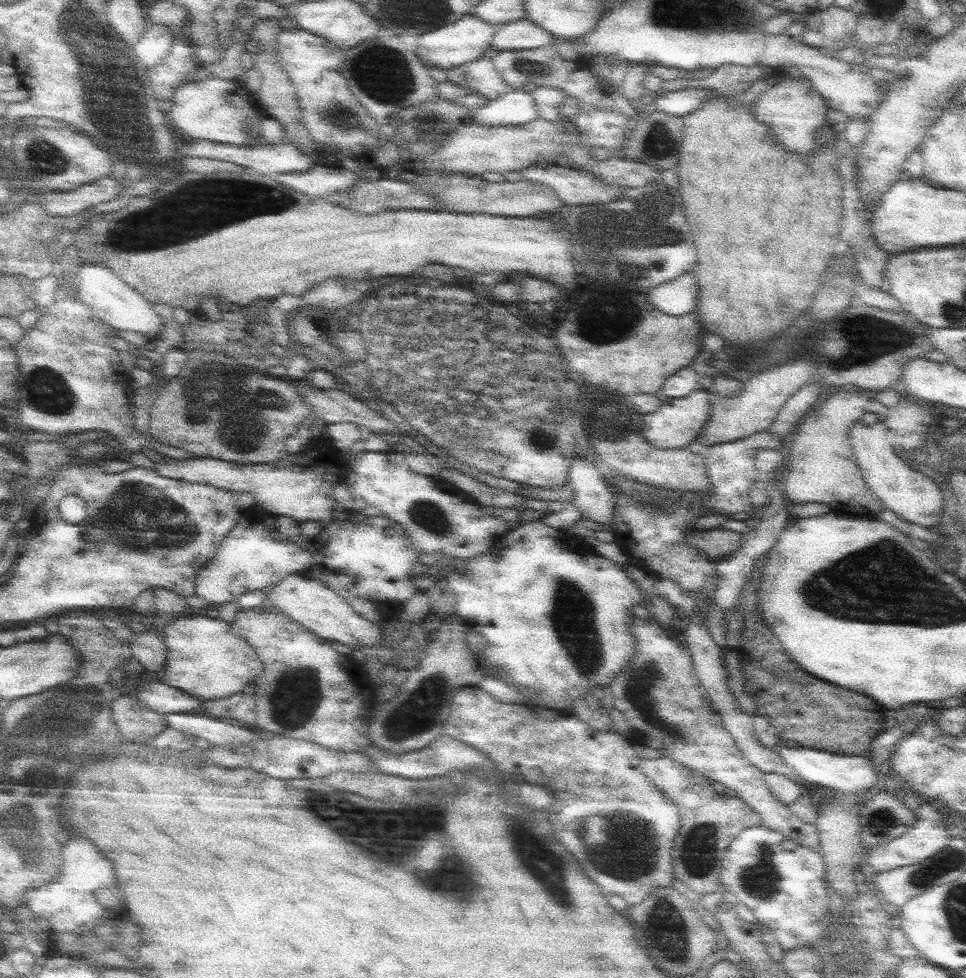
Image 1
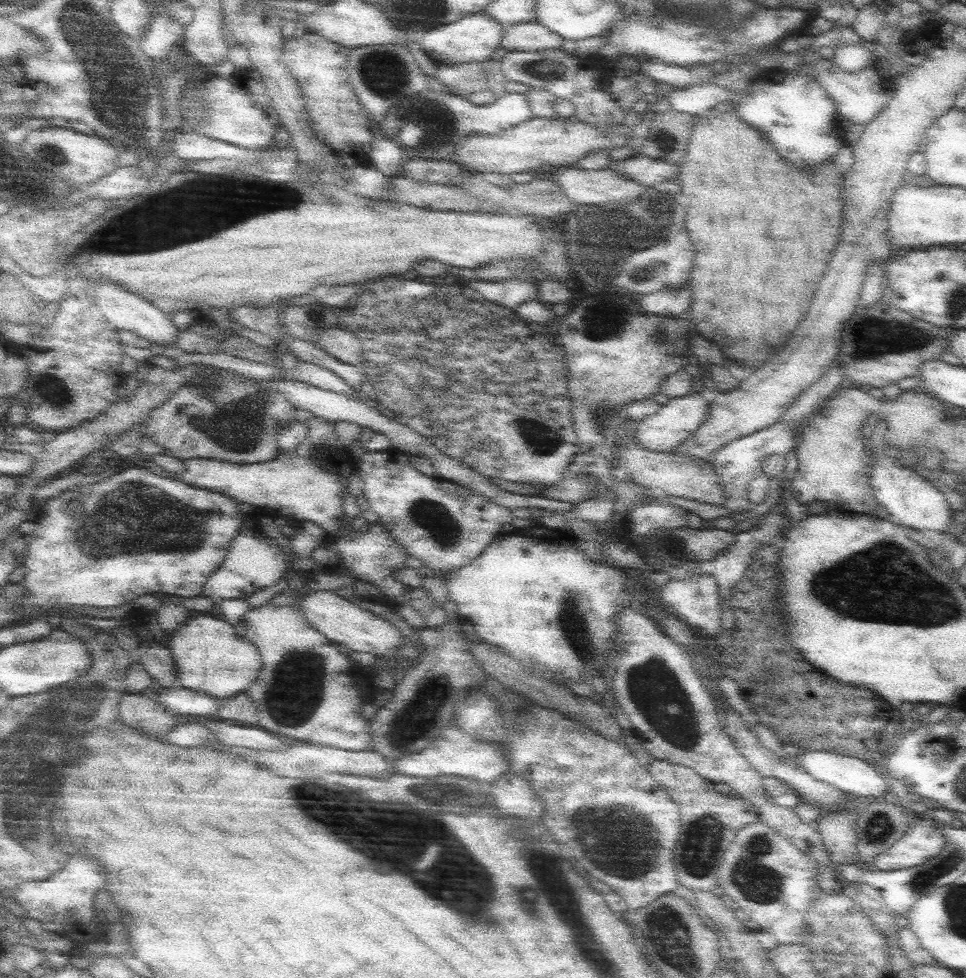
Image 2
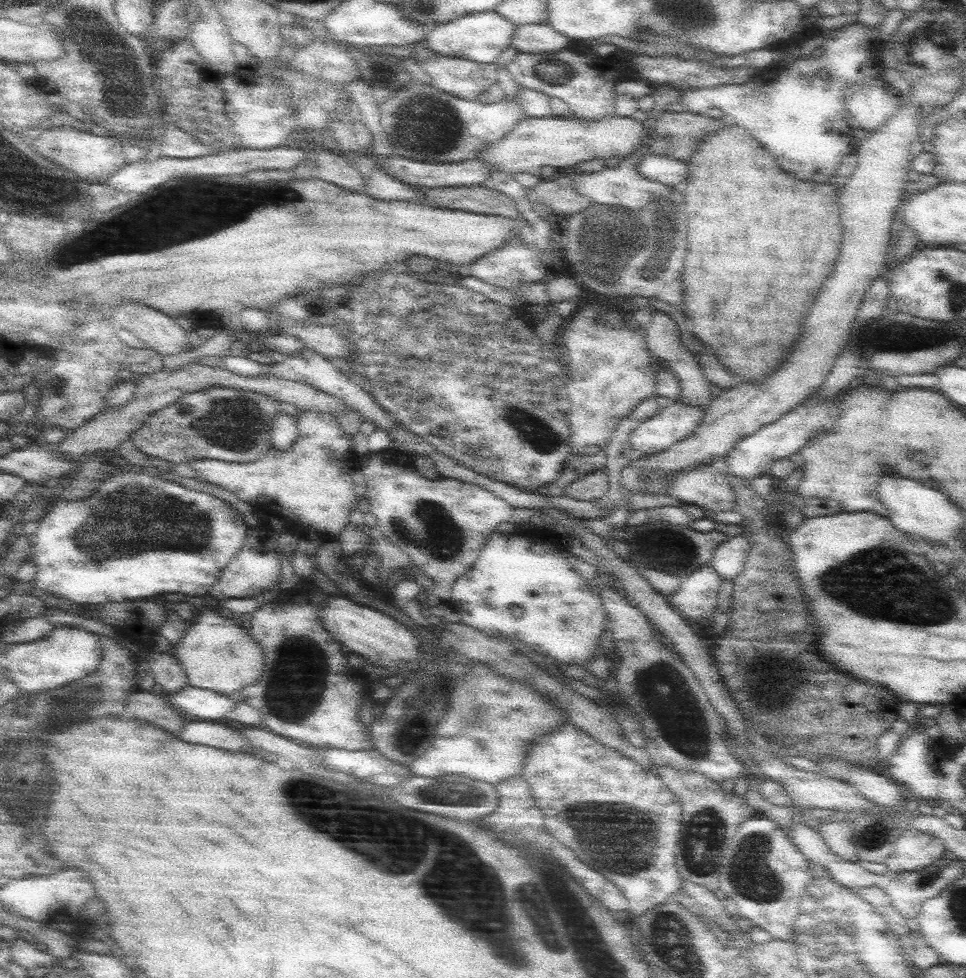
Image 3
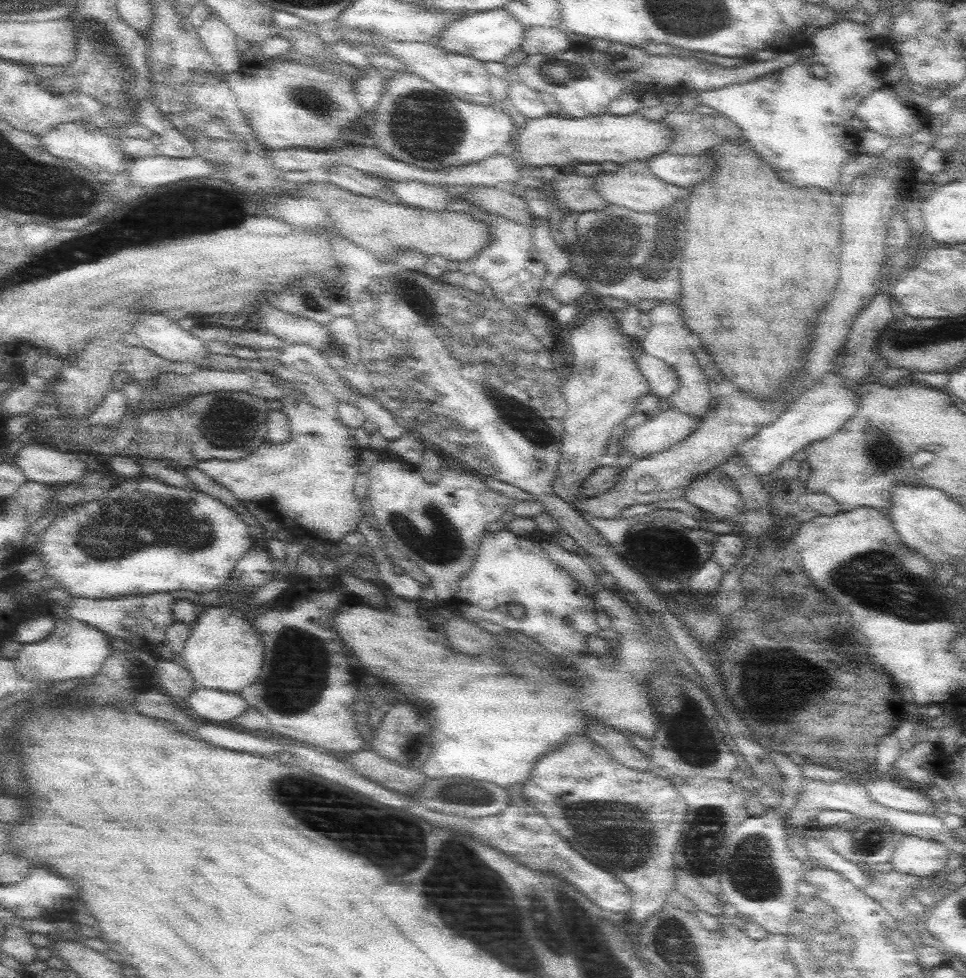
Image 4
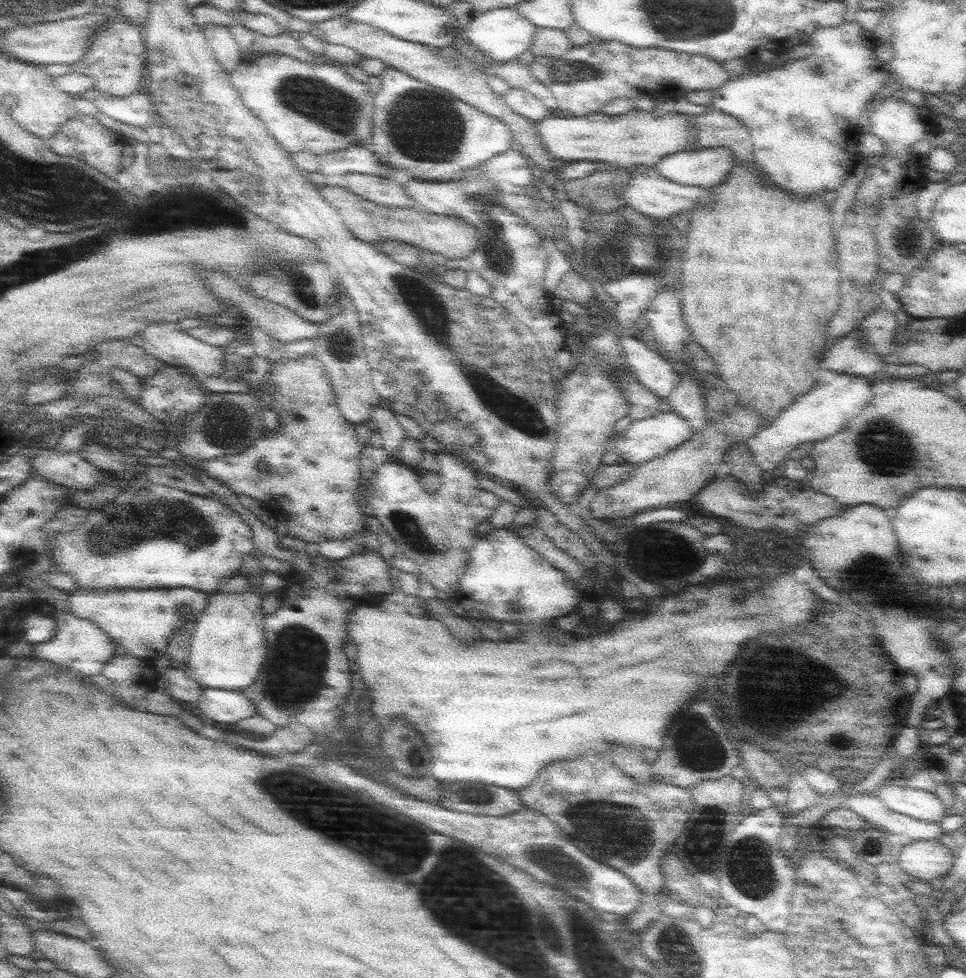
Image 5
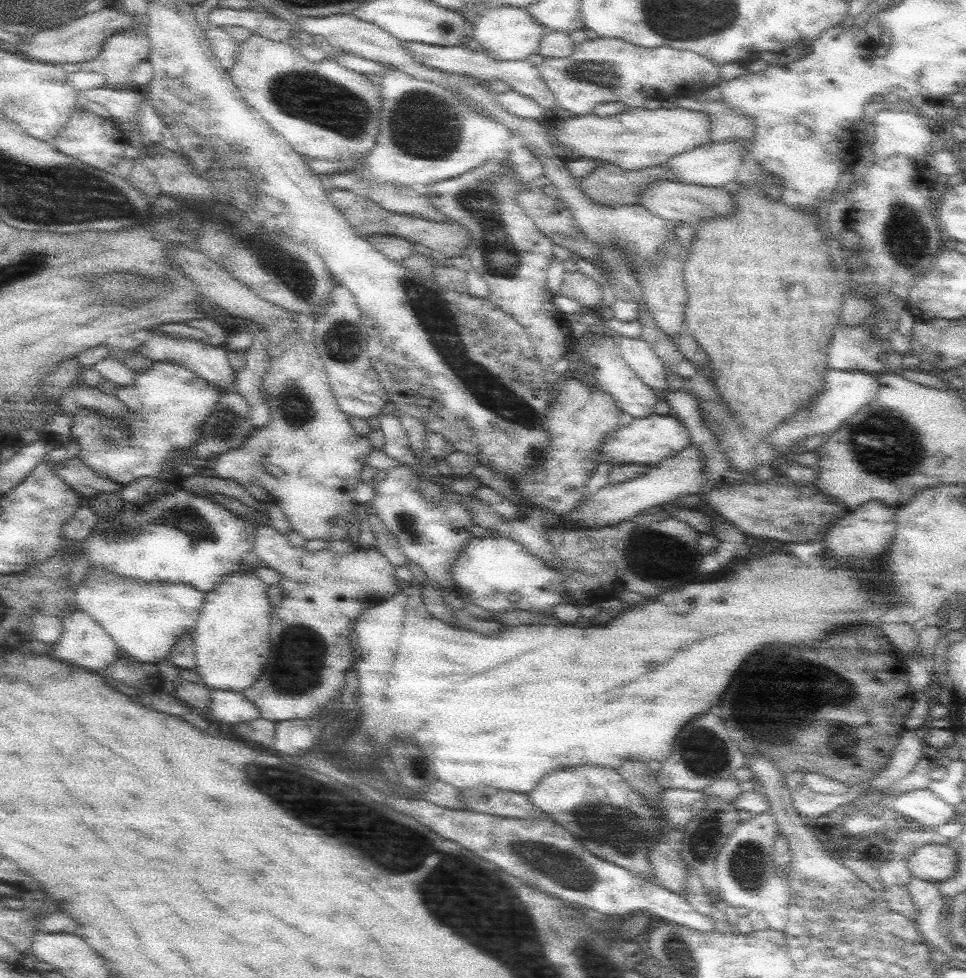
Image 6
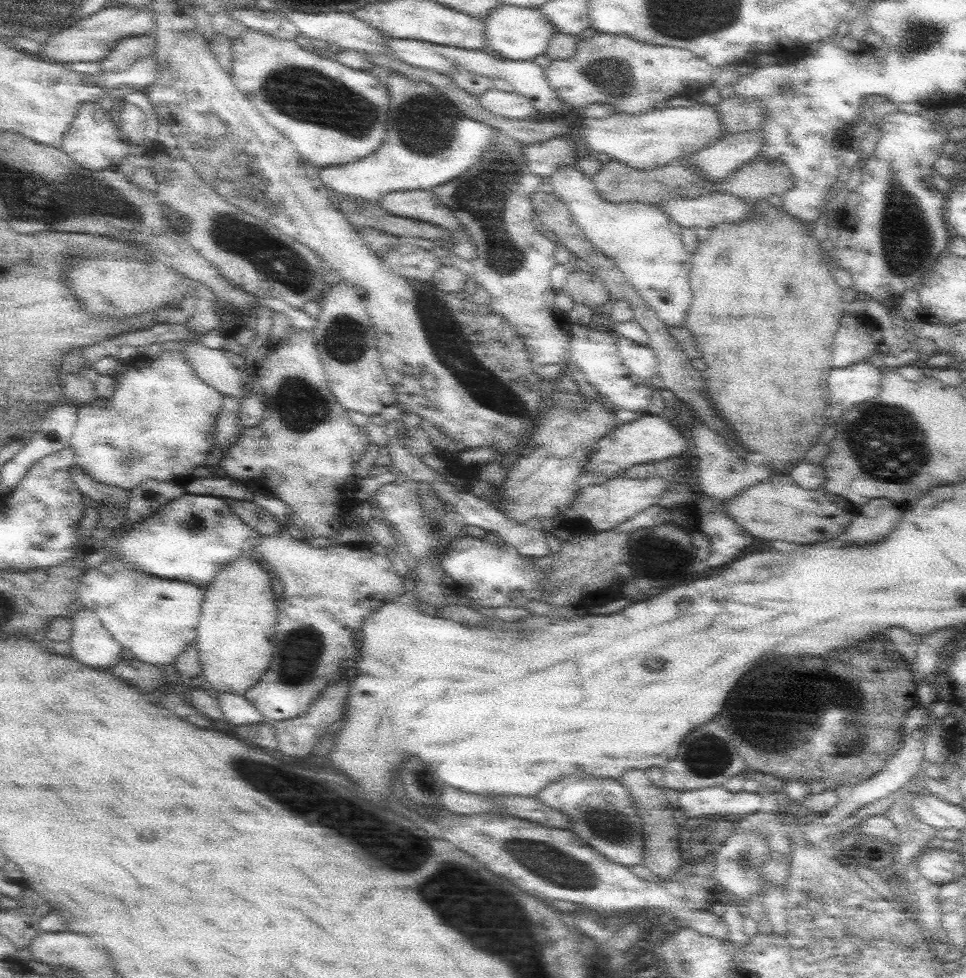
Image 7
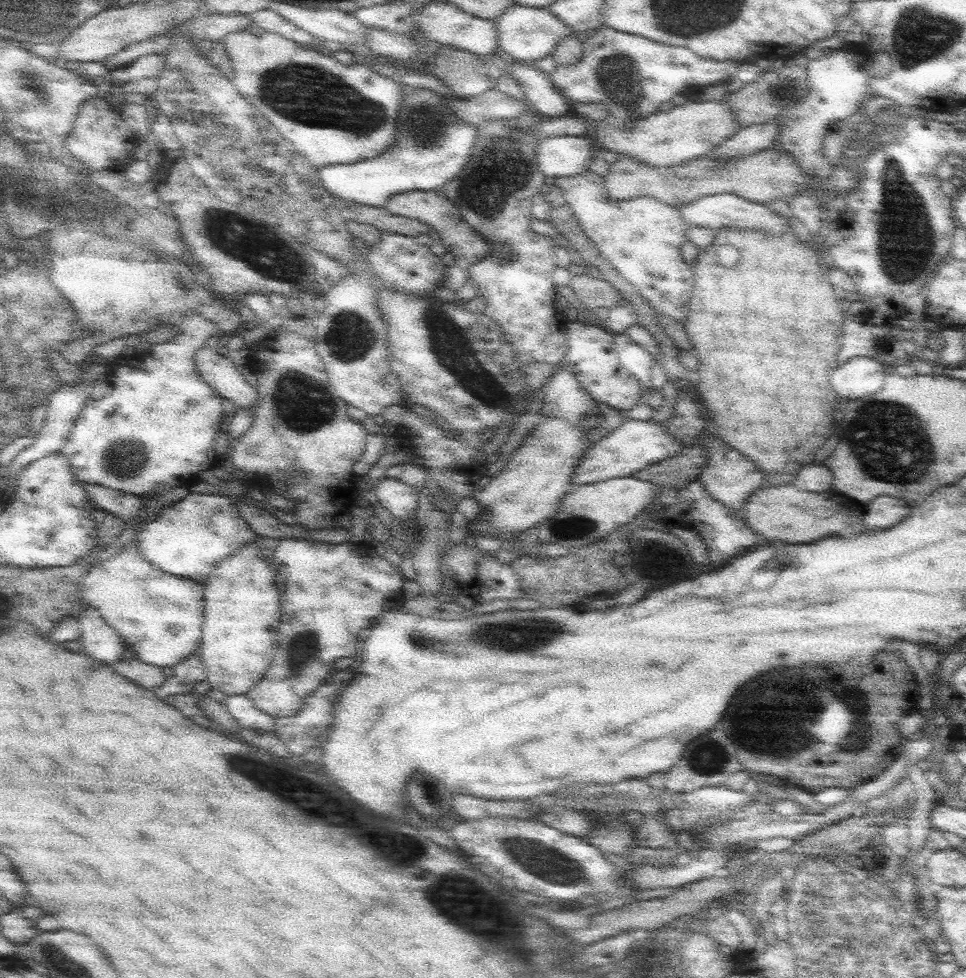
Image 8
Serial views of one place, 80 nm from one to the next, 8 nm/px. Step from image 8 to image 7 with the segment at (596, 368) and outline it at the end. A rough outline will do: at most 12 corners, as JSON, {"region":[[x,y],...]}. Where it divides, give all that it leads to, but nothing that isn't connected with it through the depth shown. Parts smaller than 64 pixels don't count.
{"region":[[572,324],[568,369],[610,406],[648,411],[658,388],[632,373],[612,332]]}

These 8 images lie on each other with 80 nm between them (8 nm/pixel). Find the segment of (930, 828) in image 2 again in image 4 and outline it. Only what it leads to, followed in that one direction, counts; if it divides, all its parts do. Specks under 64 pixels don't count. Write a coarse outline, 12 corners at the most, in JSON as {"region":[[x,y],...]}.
{"region":[[906,836],[891,864],[905,876],[943,871],[949,857],[940,842]]}

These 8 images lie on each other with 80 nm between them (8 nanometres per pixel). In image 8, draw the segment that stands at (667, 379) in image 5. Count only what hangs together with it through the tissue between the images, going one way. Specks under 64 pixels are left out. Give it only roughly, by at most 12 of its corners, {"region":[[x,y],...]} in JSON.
{"region":[[616,333],[621,364],[652,392],[656,358],[628,334]]}

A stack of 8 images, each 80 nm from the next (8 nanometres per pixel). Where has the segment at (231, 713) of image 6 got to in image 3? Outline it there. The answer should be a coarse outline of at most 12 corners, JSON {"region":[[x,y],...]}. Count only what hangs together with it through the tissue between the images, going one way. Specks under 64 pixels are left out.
{"region":[[185,686],[168,700],[188,718],[222,720],[236,697]]}

